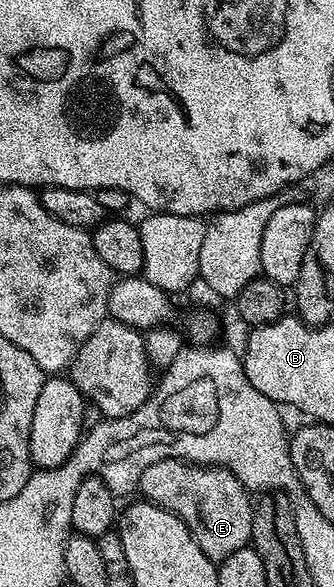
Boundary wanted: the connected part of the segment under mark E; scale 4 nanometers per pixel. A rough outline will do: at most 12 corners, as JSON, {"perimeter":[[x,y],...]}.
{"perimeter":[[177,457],[138,492],[177,515],[209,560],[251,545],[252,494],[227,469]]}

